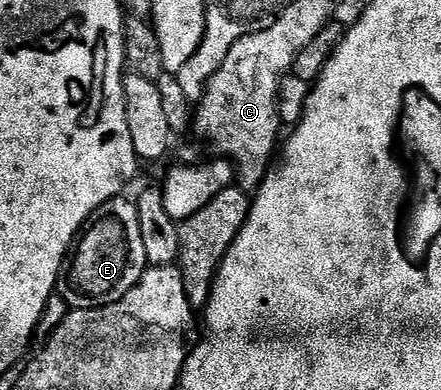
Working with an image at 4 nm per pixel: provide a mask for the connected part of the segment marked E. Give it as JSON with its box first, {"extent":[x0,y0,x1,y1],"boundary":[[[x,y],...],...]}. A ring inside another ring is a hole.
{"extent":[55,195,147,309],"boundary":[[[124,195],[115,196],[96,208],[85,219],[85,225],[77,231],[77,237],[67,250],[57,275],[55,292],[64,298],[70,309],[102,308],[111,302],[119,302],[119,298],[123,298],[123,294],[127,294],[127,290],[131,290],[141,280],[147,267],[147,254],[143,251],[143,234],[139,234],[137,205],[132,199],[125,199]]]}

